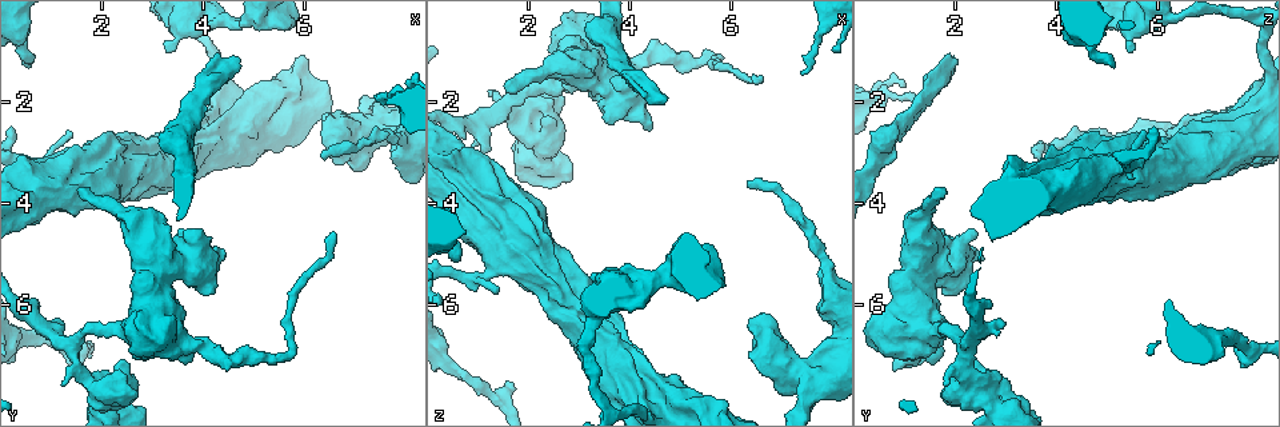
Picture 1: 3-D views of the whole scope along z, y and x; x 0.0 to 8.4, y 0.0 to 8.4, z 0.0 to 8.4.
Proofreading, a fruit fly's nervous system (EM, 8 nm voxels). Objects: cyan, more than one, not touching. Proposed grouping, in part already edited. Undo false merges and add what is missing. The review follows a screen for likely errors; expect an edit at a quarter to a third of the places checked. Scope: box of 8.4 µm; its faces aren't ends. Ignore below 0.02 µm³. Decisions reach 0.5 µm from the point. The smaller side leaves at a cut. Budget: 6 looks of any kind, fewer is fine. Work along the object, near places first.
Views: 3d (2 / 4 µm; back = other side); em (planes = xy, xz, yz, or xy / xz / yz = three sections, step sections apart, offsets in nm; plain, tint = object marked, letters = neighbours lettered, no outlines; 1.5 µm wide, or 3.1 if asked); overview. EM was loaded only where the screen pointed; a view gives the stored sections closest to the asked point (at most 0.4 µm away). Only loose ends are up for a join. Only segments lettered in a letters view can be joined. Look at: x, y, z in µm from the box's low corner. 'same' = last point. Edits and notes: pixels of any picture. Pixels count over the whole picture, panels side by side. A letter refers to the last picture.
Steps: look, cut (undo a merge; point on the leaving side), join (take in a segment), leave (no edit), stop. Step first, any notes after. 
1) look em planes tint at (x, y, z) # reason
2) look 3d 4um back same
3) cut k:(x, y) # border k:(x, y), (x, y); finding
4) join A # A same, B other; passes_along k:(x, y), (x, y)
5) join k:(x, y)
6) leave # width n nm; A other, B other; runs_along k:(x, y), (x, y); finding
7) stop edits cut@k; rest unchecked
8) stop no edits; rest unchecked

look 3d 4um back at (4.65, 1.10, 1.95) # an open end

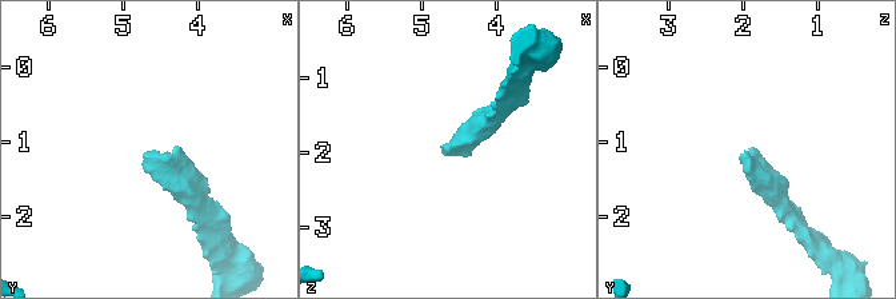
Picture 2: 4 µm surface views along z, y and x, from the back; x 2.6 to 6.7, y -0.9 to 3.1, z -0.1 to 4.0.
look em xz step 8 letters at (4.70, 1.15, 1.90) # shape alone is not enough

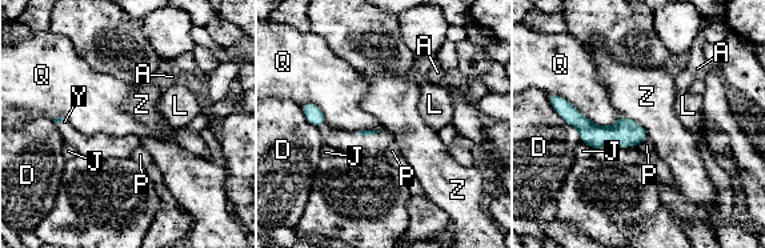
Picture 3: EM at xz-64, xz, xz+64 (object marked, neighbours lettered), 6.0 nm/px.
join Y # A other, D other, J other, L other, P other, Q other, Y same, Z other; passes_along 3:(313, 115), (321, 123), (344, 142); it goes on there

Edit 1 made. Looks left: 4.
look overview # redraw

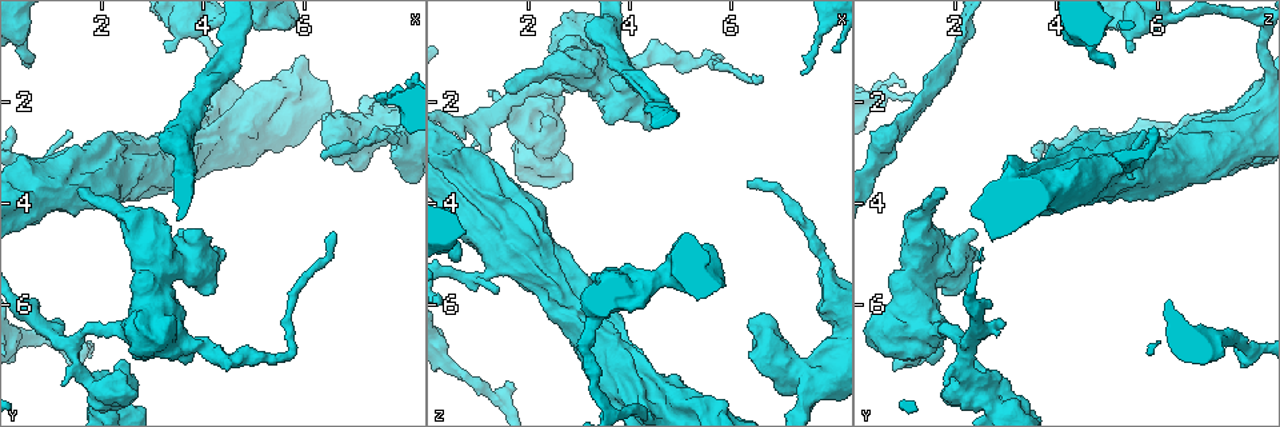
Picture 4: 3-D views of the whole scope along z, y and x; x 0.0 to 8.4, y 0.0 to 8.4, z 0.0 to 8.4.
look em xy step 8 tint at (1.65, 6.75, 7.60) # branch stops here

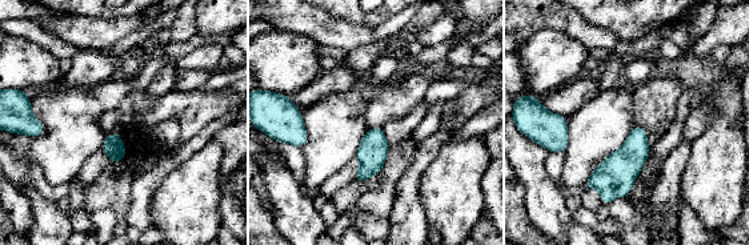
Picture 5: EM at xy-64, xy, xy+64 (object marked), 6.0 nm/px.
look em planes tint same # cut it another way

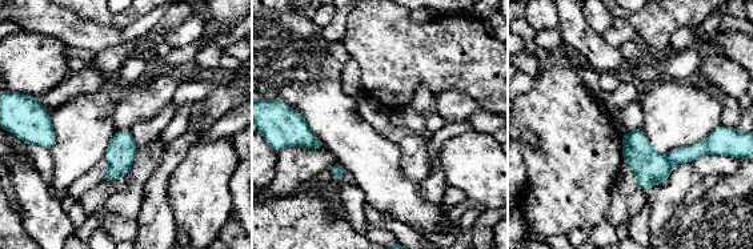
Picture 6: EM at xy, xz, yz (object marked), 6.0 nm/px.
look em planes letters same

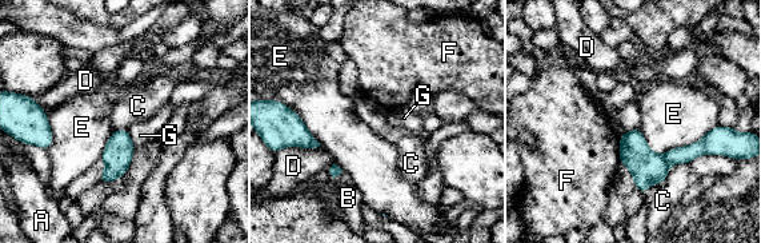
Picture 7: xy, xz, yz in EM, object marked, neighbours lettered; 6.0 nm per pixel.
leave # A other, B other, C other, D other, E other, F other, G other; border 7:(689, 162), (671, 164), (644, 195); none of them fits

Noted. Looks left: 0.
stop edits join@3; rest unchecked

